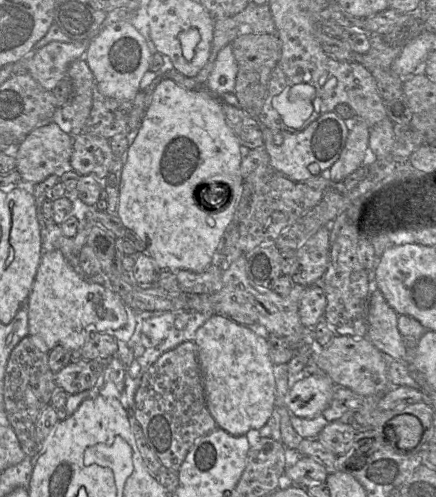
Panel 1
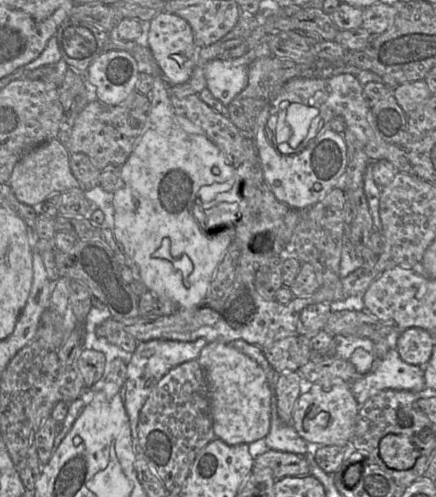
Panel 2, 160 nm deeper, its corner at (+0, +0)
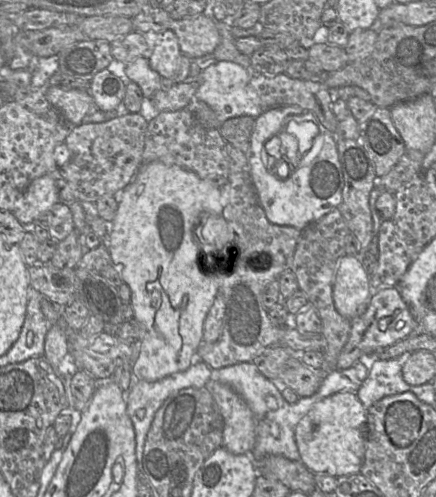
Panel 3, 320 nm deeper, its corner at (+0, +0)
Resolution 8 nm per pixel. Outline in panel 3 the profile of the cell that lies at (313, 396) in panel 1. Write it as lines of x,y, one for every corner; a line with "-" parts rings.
339,392
316,402
295,428
301,462
314,474
327,473
336,478
361,473
366,450
367,409
356,393

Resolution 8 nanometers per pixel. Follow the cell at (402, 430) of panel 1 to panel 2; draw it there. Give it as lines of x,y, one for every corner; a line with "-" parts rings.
387,434
379,444
380,456
385,465
394,470
411,468
420,455
411,439
402,434

